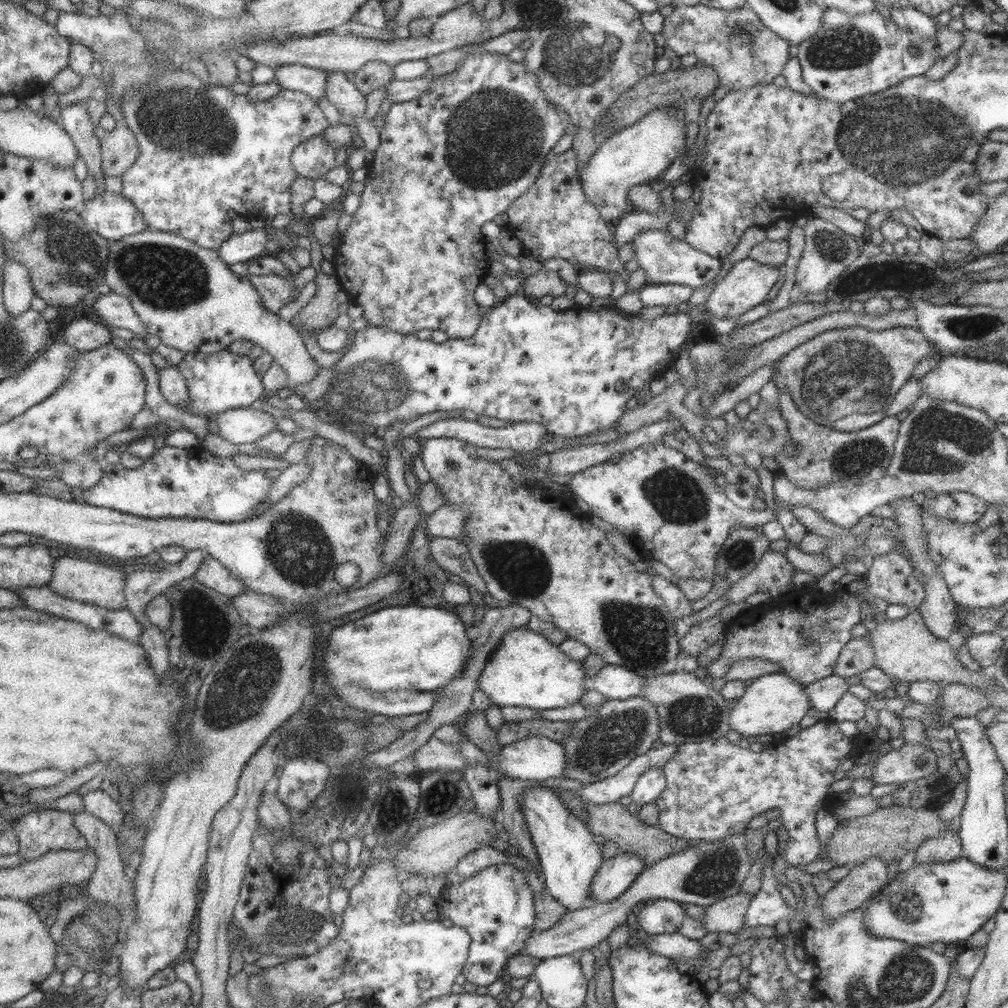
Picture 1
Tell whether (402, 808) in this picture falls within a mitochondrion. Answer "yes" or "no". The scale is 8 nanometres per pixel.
yes

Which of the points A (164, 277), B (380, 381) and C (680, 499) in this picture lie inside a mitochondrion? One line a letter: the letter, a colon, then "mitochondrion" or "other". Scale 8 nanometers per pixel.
A: mitochondrion
B: mitochondrion
C: mitochondrion

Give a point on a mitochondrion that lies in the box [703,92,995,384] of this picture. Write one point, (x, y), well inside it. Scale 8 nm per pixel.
(898, 276)

